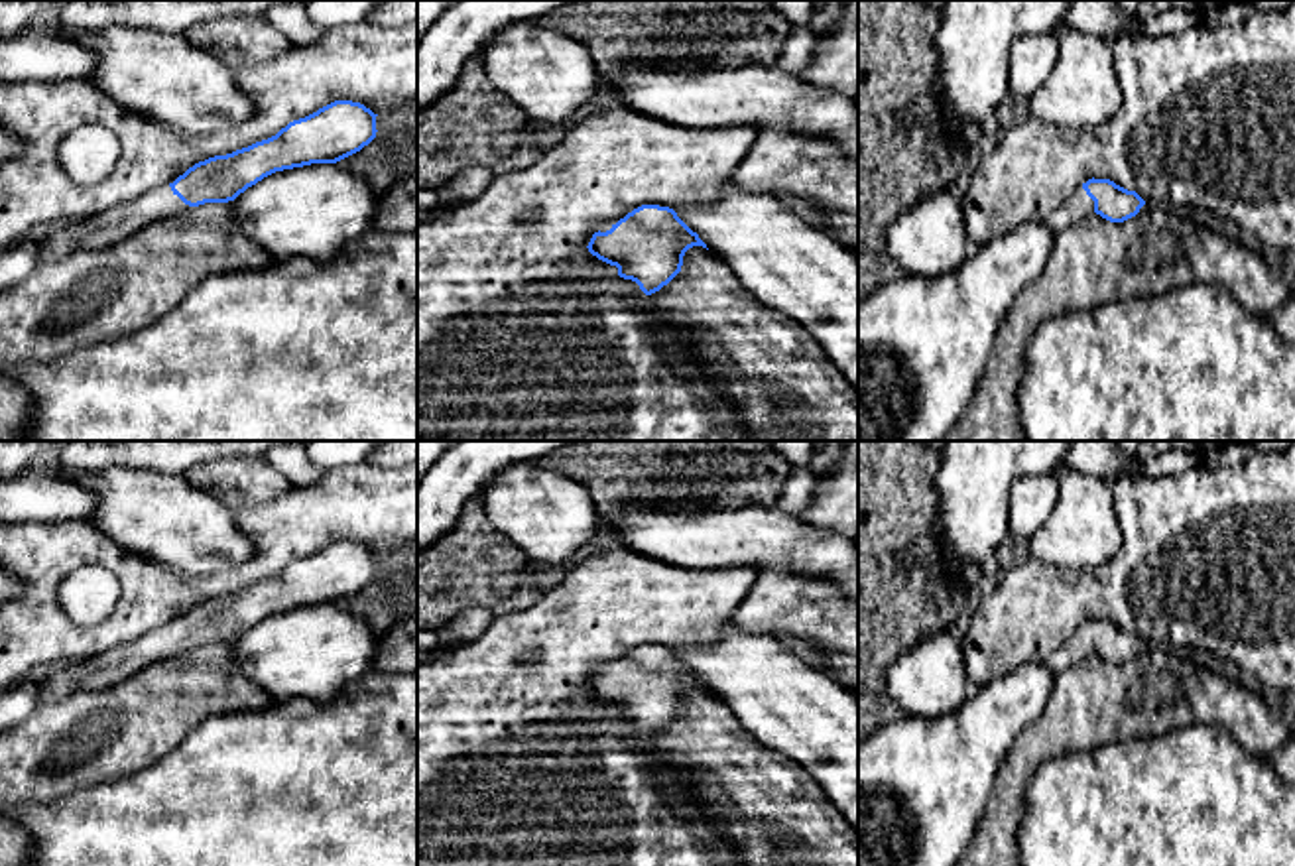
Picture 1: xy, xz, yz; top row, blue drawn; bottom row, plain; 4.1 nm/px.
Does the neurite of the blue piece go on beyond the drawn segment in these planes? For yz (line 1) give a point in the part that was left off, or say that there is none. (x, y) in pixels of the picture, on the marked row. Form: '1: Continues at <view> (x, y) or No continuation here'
1: Continues at yz (1079, 205)

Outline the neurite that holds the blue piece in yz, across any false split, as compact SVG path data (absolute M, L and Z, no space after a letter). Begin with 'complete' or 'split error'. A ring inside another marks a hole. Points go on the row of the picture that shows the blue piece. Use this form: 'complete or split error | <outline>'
split error | M1088 179L1061 207L1047 215L1045 224L1053 234L1092 213L1110 222L1124 222L1140 213L1145 201L1110 179Z

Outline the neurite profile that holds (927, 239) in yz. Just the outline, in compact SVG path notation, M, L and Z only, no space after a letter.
M937 189L905 209L888 226L888 252L907 276L937 278L966 260L962 199Z

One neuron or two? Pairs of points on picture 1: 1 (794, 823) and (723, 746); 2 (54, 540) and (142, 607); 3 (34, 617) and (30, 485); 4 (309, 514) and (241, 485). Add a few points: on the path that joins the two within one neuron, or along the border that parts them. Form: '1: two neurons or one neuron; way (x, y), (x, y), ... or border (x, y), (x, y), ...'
1: one neuron; way (774, 804), (737, 766)
2: one neuron; way (81, 546), (103, 550), (134, 579)
3: two neurons; border (79, 522), (20, 524)
4: two neurons; border (294, 487), (266, 502), (245, 504), (233, 510)

